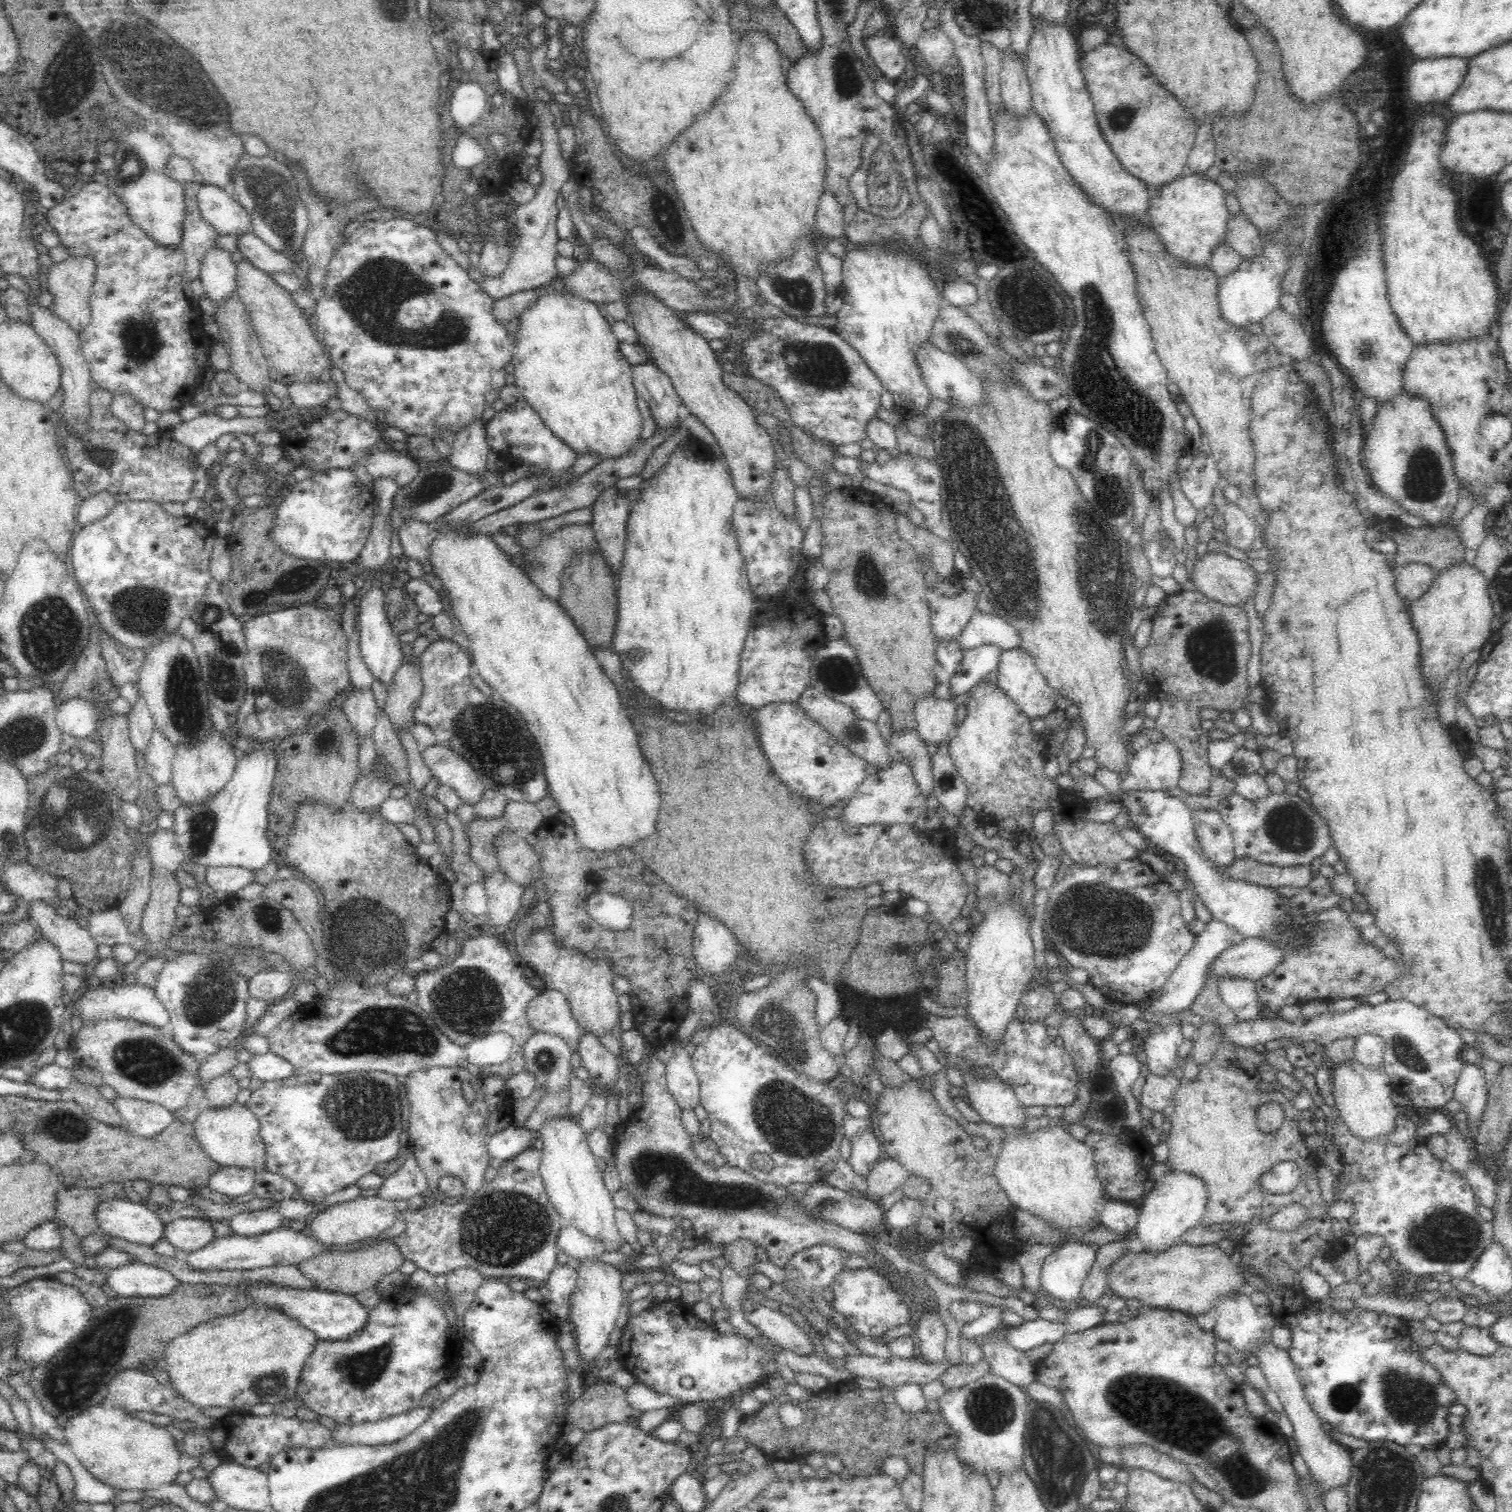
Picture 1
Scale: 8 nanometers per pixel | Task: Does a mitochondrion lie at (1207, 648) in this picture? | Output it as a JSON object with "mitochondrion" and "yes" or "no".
{"mitochondrion":"yes"}

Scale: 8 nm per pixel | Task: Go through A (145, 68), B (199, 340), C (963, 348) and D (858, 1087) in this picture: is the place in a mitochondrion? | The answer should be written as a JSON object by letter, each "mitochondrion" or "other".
{"A":"mitochondrion","B":"other","C":"mitochondrion","D":"other"}

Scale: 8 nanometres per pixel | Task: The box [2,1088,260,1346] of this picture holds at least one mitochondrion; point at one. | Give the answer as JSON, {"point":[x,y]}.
{"point":[64,1125]}

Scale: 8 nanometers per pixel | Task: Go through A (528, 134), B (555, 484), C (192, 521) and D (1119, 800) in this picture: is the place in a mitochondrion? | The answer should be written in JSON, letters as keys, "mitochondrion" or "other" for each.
{"A":"other","B":"other","C":"other","D":"other"}

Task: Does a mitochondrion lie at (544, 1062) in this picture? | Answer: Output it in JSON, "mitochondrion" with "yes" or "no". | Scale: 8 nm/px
{"mitochondrion":"yes"}

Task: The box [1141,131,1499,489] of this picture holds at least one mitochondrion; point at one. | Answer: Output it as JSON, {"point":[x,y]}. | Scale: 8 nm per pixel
{"point":[1363,345]}

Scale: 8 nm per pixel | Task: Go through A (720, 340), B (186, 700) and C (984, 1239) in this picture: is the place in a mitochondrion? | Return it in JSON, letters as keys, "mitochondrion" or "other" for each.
{"A":"other","B":"mitochondrion","C":"other"}

